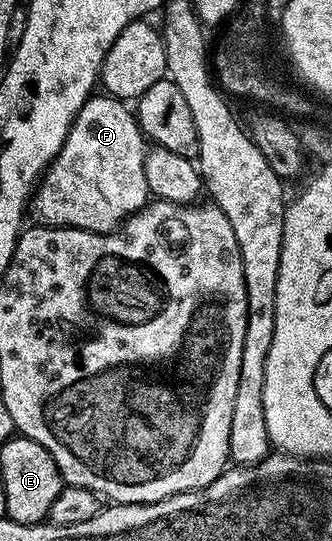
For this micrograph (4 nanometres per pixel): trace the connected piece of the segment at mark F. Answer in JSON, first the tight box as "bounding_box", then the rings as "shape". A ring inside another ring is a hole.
{"bounding_box":[31,94,150,232],"shape":[[[108,94],[97,95],[90,95],[89,101],[73,119],[73,125],[59,154],[49,163],[49,168],[31,197],[32,211],[37,211],[37,216],[41,219],[38,221],[42,225],[78,228],[88,232],[112,232],[150,203],[147,174],[143,170],[147,140],[141,131],[141,125],[137,123],[137,117],[126,101],[116,100]]]}

